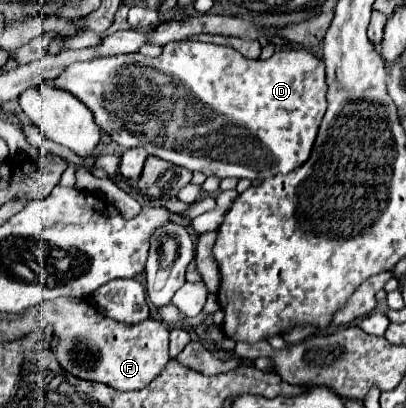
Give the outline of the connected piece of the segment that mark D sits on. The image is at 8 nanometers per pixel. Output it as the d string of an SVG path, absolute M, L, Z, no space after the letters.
M175 41L167 43L155 59L131 53L73 63L53 83L79 97L93 111L95 123L121 147L143 147L153 157L219 179L237 177L255 181L289 173L303 165L327 109L325 63L309 49L275 51L267 61L253 61L239 55L233 47Z

